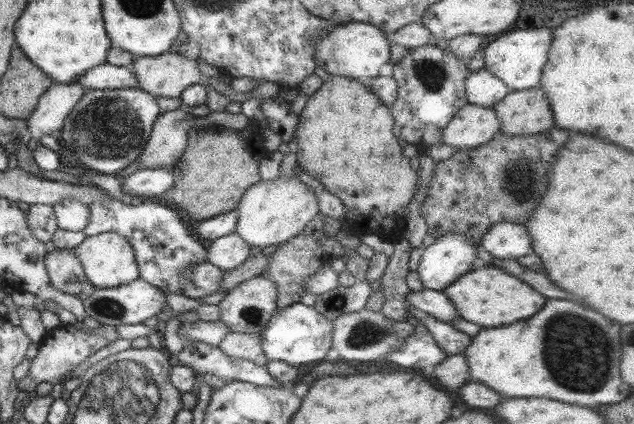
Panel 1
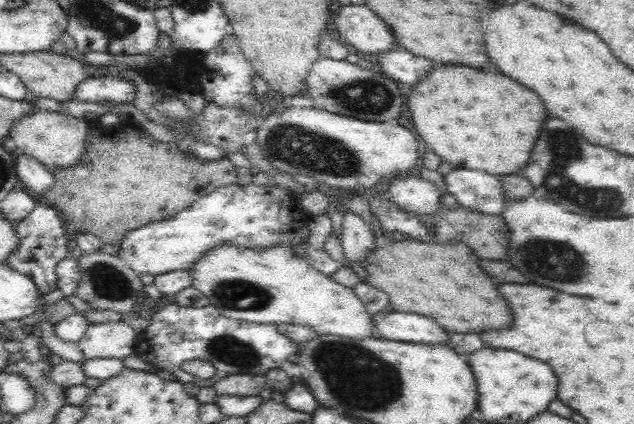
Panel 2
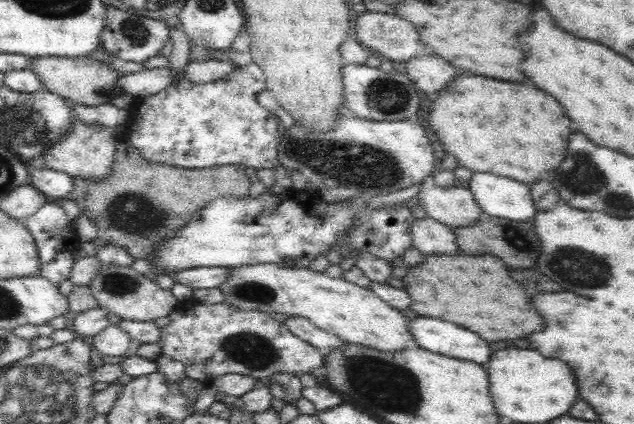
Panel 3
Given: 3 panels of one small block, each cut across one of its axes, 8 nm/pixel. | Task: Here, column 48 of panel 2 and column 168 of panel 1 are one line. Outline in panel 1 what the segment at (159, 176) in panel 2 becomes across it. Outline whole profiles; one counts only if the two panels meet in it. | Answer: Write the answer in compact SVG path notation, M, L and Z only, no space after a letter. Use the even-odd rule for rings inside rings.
M189 128L183 156L171 170L175 182L163 193L165 202L175 202L175 206L186 211L187 220L195 223L233 210L242 192L260 181L255 158L261 158L261 154L253 150L261 150L261 142L255 142L257 146L251 148L246 140L233 129Z

